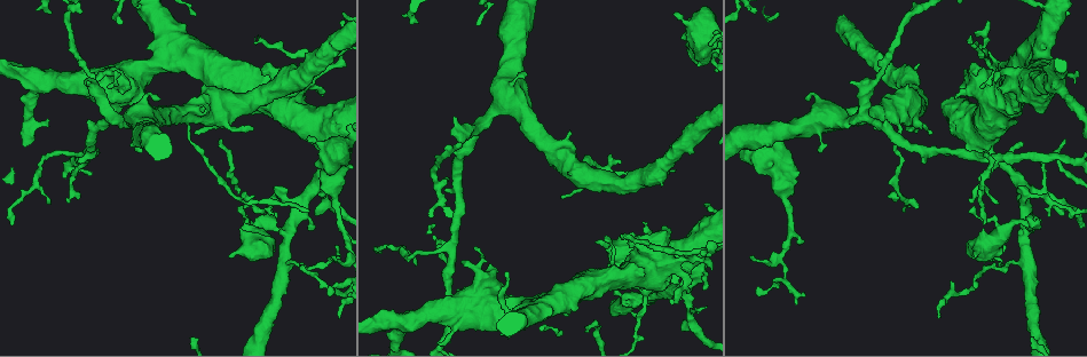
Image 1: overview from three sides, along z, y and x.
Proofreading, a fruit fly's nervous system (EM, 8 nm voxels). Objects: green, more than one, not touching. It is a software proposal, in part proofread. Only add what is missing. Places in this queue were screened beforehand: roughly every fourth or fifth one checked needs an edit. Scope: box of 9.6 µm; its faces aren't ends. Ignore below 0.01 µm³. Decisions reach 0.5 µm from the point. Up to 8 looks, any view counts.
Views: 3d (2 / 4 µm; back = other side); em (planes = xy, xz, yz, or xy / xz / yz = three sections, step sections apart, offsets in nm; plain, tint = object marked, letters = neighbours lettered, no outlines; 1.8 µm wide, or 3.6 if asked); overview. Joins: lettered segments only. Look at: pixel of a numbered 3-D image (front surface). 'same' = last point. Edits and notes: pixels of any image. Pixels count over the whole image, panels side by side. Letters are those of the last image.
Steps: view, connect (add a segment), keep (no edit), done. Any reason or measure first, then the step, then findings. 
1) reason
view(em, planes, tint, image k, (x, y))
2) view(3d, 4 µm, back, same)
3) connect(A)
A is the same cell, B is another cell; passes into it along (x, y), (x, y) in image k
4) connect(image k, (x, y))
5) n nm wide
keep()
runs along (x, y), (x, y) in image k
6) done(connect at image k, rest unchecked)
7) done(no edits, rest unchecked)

free end
view(em, yz, step 4, tint, image 1, (491, 265))

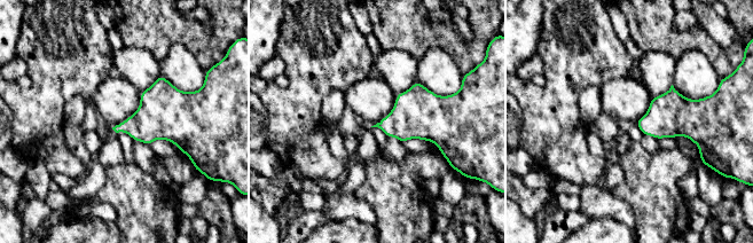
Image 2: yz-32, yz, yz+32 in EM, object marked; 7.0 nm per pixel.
cut it another way
view(em, xy, step 16, letters, same)

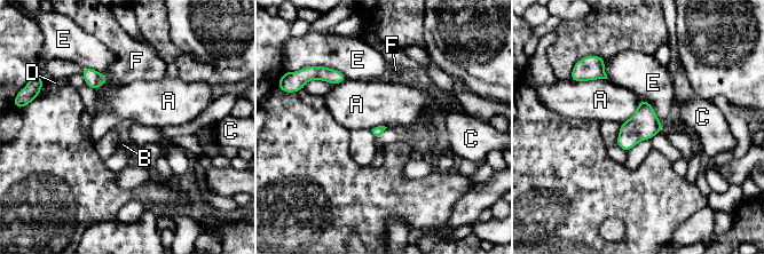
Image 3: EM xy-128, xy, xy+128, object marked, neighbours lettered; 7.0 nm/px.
keep()
A, B, C, D, E and F are other cells; border along (607, 78), (579, 81) in image 3; no lettered segment goes on from it

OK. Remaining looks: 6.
free end
view(em, xz, step 16, tint, image 1, (338, 246))

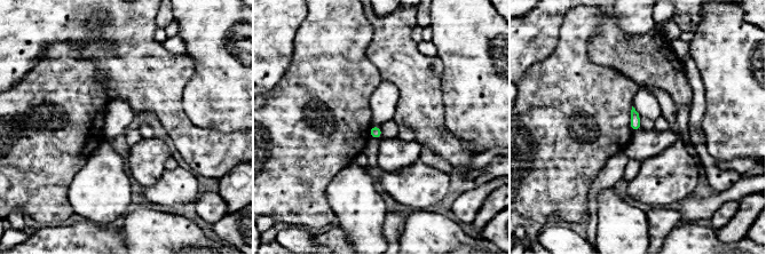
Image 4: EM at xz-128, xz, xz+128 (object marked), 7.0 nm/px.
cut it another way
view(em, planes, letters, same)

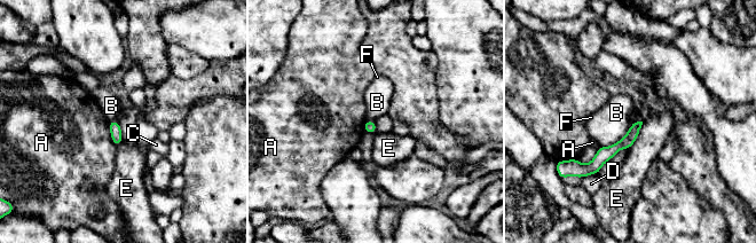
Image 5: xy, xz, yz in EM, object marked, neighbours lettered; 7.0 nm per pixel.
keep()
A, B, C, D, E and F are other cells; runs along (638, 125), (592, 166), (581, 166) in image 5; none of them fits

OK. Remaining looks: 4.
view(em, planes, letters, image 1, (339, 317))

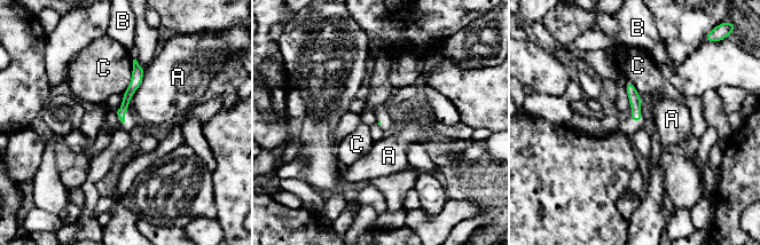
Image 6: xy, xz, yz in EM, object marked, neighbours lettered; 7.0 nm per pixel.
A touches over 300 nm
keep()
A, B and C are other cells; runs along (135, 65), (122, 115) in image 6; no lettered segment goes on from it

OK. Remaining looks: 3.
done(no edits, rest unchecked)

